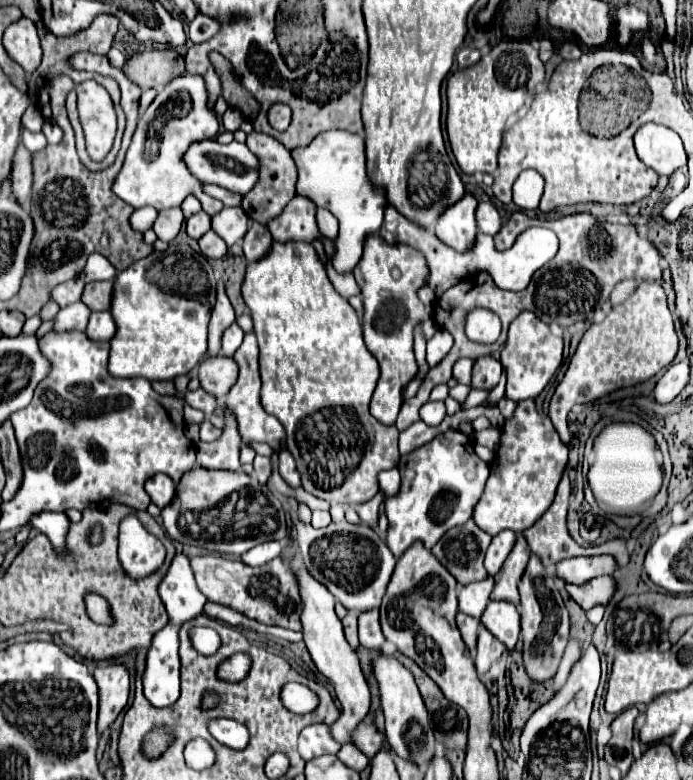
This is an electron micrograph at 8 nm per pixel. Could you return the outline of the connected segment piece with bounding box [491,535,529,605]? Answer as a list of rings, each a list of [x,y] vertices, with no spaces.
[[[519,535],[517,547],[513,547],[509,559],[495,575],[495,587],[491,593],[493,601],[509,601],[513,605],[519,605],[517,583],[521,579],[521,571],[525,571],[525,559],[529,559],[529,549],[525,547],[525,543],[521,543],[521,535]]]

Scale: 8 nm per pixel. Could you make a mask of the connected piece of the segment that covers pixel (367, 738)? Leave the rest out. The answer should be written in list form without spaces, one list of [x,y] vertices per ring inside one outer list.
[[[360,723],[357,729],[353,732],[353,743],[358,748],[358,737],[359,747],[367,753],[369,759],[373,759],[373,755],[381,749],[383,745],[383,733],[379,733],[373,723]]]

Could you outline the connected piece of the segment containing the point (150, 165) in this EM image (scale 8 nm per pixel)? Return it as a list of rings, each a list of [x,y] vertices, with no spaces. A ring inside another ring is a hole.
[[[181,75],[175,77],[165,89],[153,99],[143,117],[137,123],[137,131],[129,145],[129,151],[123,161],[123,169],[117,173],[113,181],[113,193],[125,203],[137,207],[151,205],[157,211],[167,207],[177,207],[185,201],[187,195],[193,195],[201,201],[203,211],[215,215],[225,205],[201,191],[201,183],[185,171],[185,163],[181,163],[181,155],[189,143],[197,139],[211,139],[219,131],[219,121],[209,109],[209,93],[201,75]]]

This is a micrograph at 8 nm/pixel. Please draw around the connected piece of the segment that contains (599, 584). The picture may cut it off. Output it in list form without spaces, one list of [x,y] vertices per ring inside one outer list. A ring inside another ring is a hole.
[[[601,575],[583,585],[565,585],[565,589],[585,611],[589,611],[595,605],[607,605],[611,601],[617,589],[617,581],[613,575]]]

